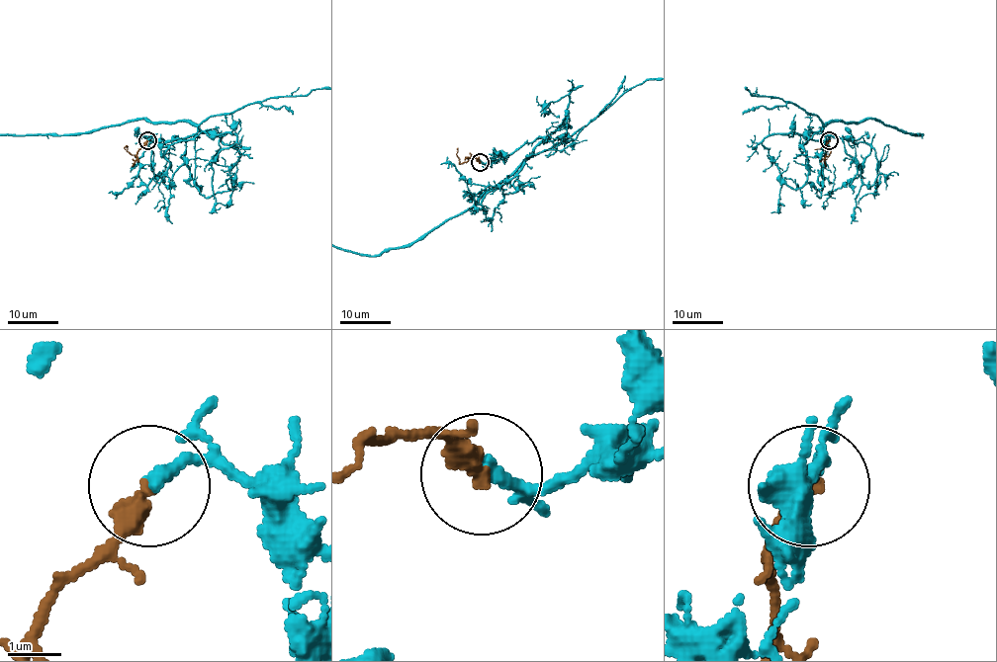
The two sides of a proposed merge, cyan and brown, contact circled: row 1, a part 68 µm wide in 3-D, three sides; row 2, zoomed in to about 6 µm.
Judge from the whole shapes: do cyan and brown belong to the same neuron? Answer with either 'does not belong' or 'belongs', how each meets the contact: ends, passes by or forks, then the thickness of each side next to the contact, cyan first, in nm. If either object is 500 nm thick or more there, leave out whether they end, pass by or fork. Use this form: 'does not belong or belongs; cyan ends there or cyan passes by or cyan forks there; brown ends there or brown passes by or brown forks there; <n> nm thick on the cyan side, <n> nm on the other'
belongs; cyan ends there; brown ends there; 280 nm thick on the cyan side, 340 nm on the other

